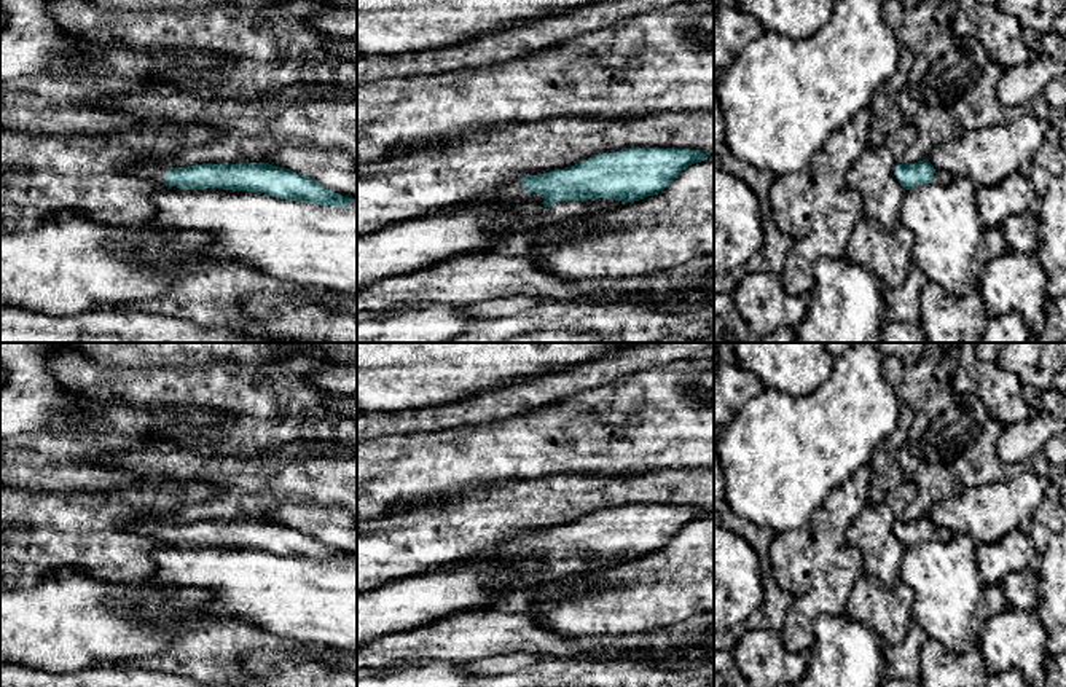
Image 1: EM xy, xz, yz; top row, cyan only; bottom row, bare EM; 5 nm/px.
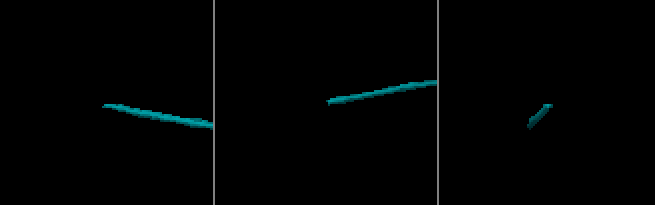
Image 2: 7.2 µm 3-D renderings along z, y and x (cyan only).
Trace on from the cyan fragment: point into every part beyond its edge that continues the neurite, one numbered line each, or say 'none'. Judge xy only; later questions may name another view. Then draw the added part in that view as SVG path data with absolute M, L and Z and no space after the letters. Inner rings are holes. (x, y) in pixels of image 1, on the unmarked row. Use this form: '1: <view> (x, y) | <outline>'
1: xy (139, 525) | M135 516L131 523L124 524L124 528L137 534L151 536L156 540L166 544L166 532L169 529L169 523Z

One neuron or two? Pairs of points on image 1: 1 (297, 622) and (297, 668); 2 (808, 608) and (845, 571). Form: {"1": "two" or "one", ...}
{"1": "two", "2": "one"}

